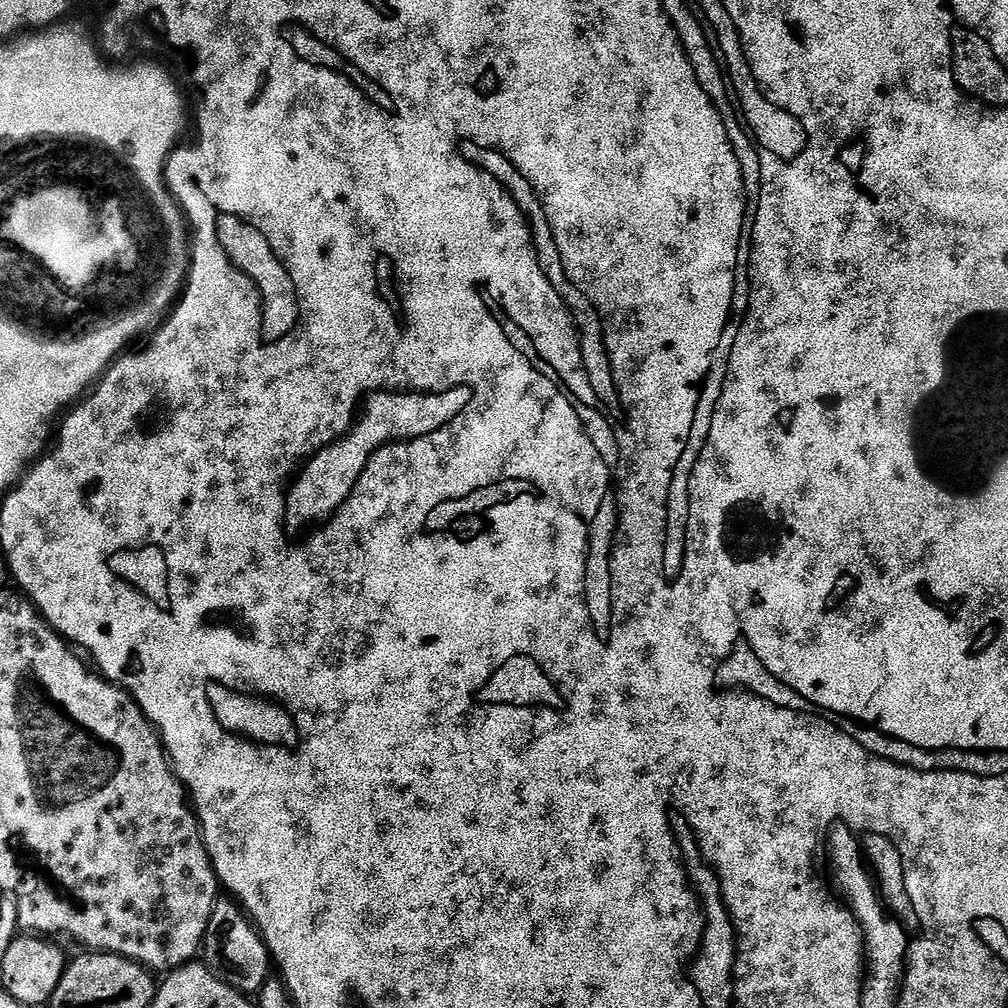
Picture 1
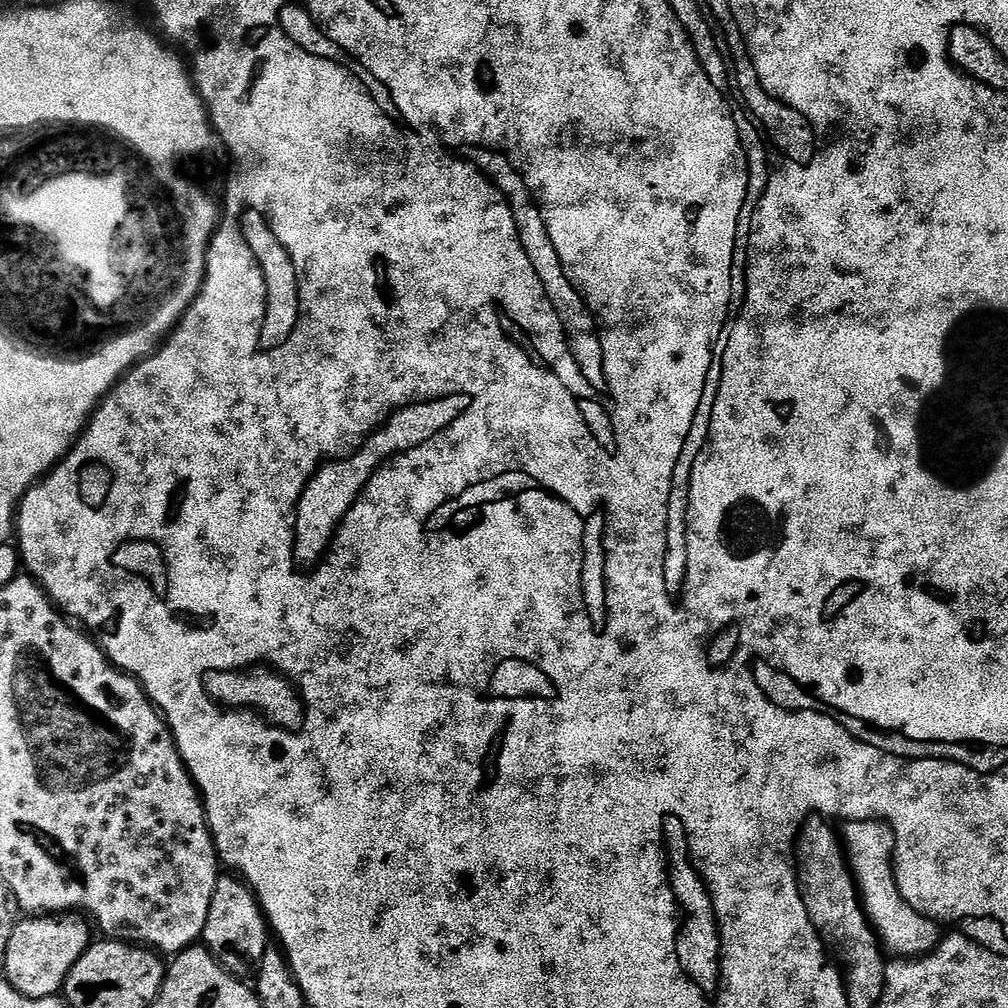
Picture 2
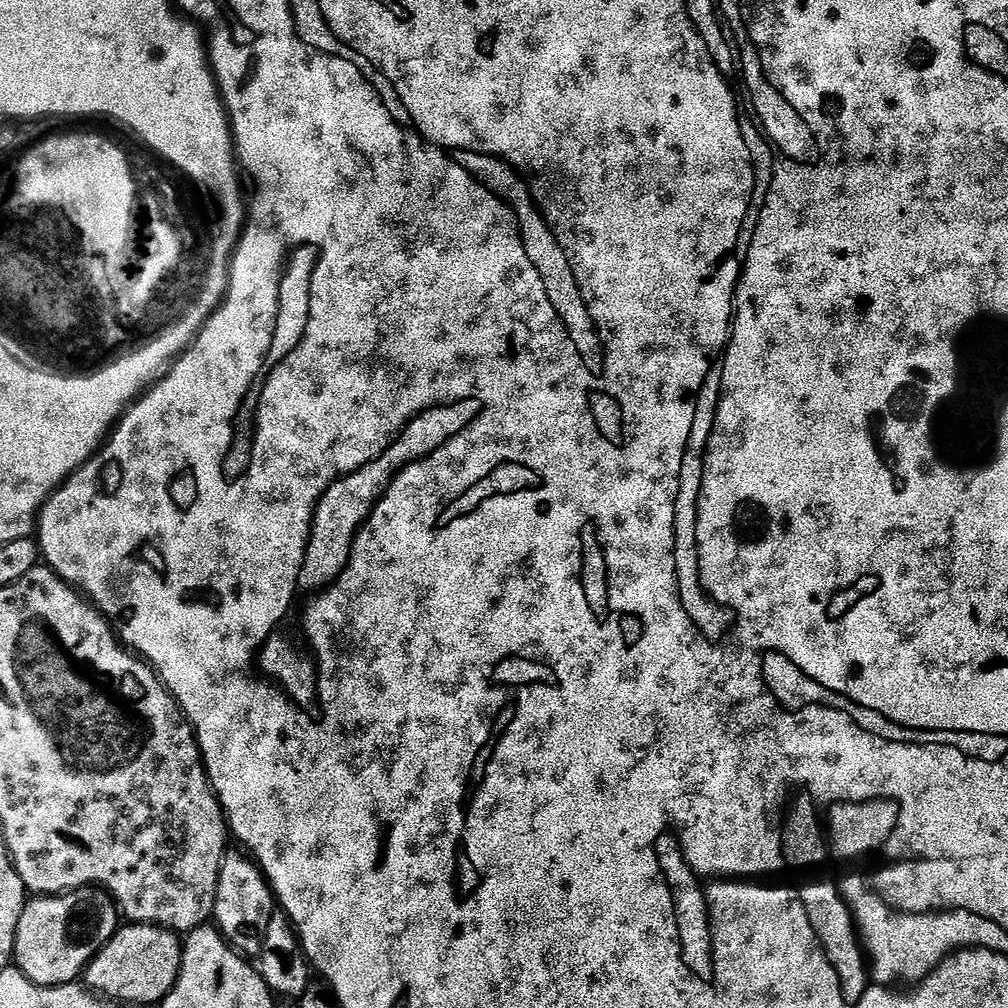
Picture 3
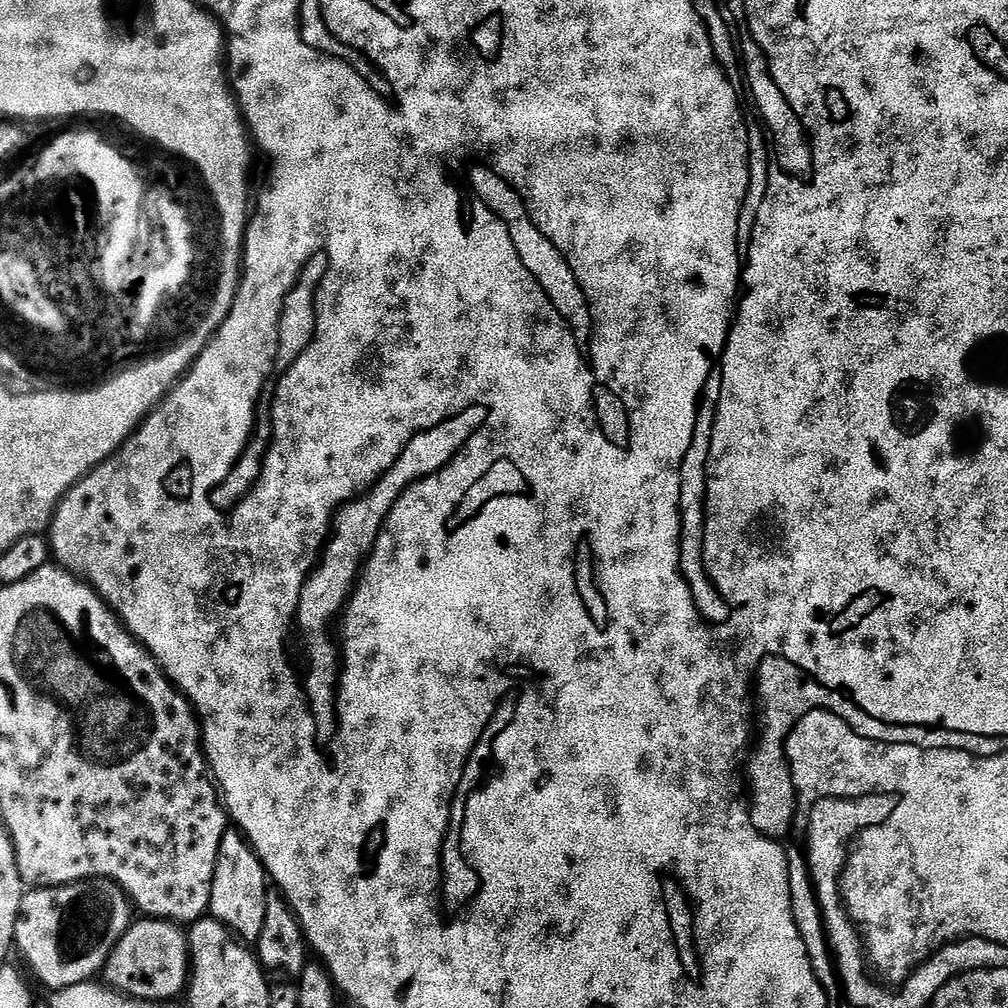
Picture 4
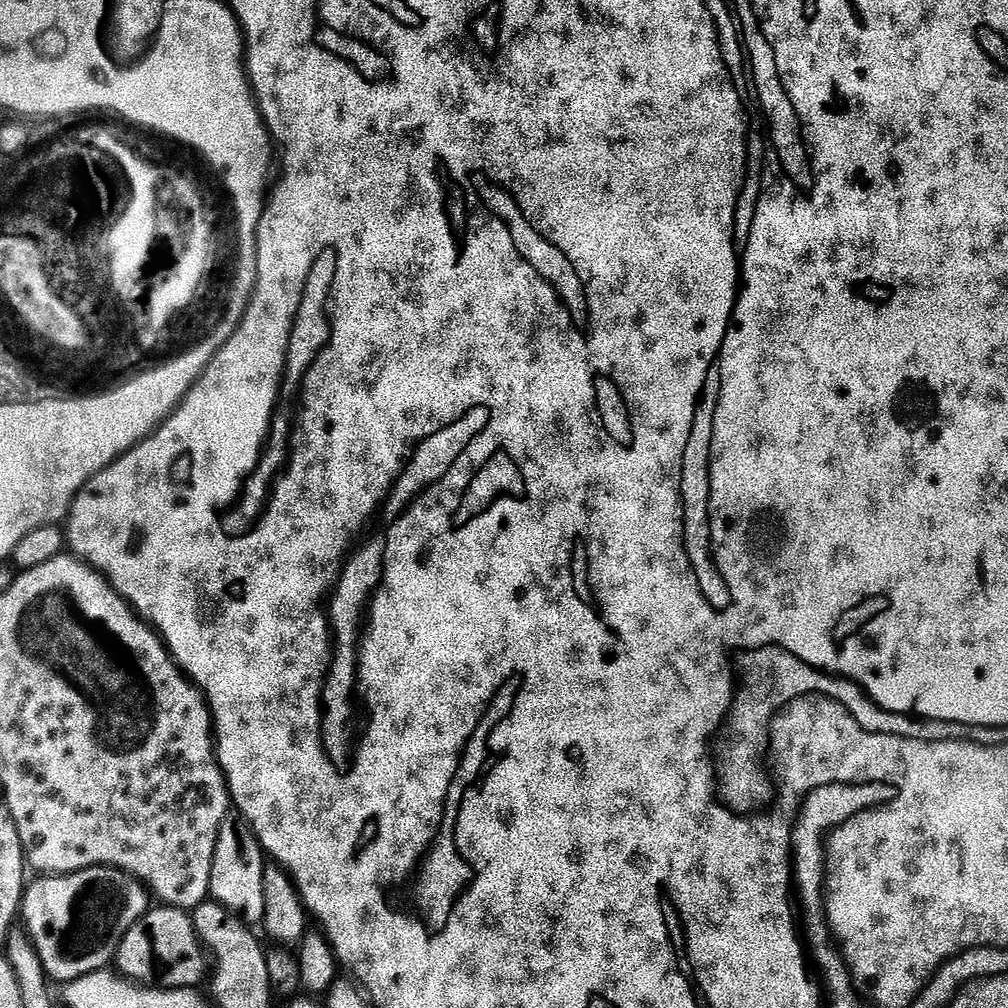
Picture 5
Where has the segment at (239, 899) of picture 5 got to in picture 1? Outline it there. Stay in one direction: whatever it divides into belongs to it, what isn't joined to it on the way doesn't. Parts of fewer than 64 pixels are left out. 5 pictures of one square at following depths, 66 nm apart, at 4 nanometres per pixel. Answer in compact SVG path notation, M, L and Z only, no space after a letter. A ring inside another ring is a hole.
M220 898L216 901L214 910L210 914L210 922L206 926L202 960L231 988L237 988L245 994L259 993L260 987L270 979L268 947L256 931L256 925L232 898Z

